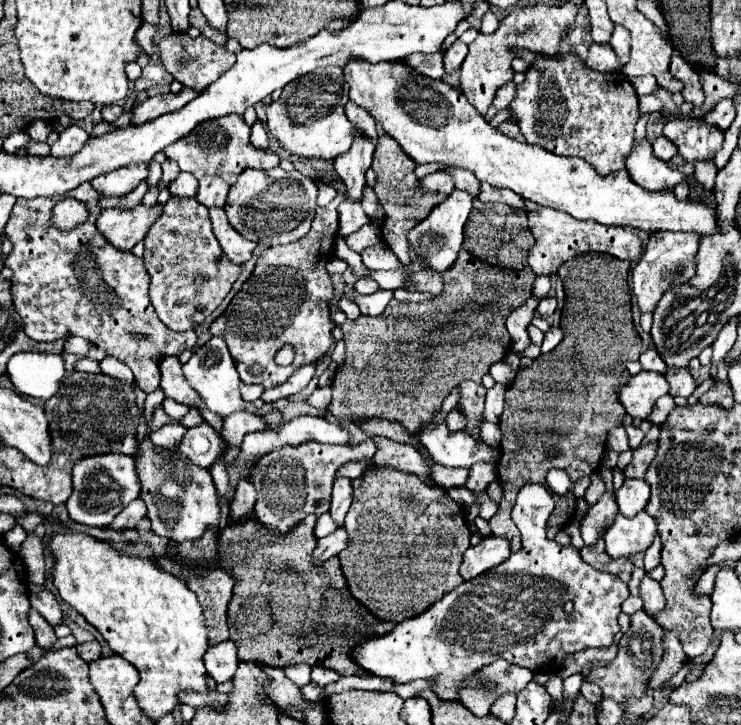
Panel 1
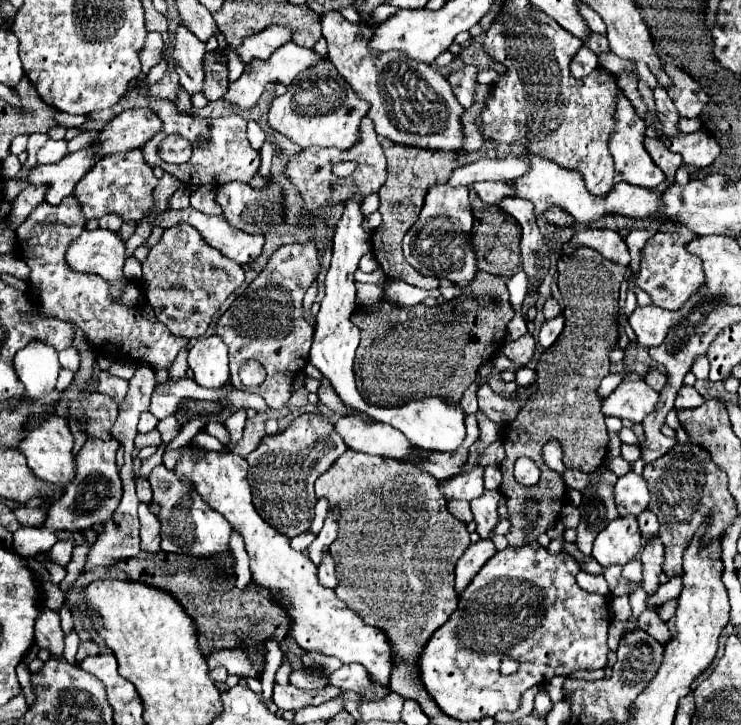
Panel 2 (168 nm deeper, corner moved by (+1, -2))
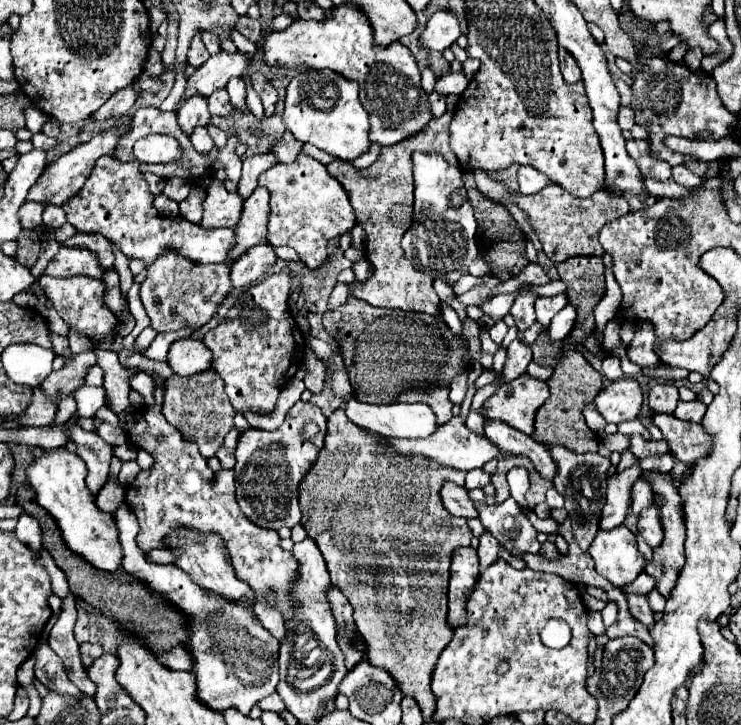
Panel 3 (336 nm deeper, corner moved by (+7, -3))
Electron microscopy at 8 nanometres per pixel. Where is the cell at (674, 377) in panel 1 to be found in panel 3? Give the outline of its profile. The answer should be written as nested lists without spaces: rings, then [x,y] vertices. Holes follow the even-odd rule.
[[[679,400],[677,402],[677,408],[675,408],[675,416],[681,418],[681,420],[689,420],[689,422],[701,422],[703,416],[705,416],[705,404],[701,400],[693,400],[693,402],[683,402]]]

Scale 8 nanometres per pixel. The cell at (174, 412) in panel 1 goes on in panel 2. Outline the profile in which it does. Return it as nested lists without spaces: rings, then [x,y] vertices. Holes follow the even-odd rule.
[[[185,377],[181,381],[165,381],[159,383],[151,395],[151,407],[149,411],[157,417],[157,419],[165,419],[169,415],[175,413],[175,407],[181,399],[197,399],[217,401],[227,395],[227,387],[221,389],[208,389],[199,387],[193,379]]]

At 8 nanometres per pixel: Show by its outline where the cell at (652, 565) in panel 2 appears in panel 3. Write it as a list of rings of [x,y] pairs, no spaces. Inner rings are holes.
[[[653,504],[651,508],[643,510],[643,514],[639,516],[639,534],[643,536],[643,540],[651,546],[651,548],[657,548],[663,540],[663,528],[661,528],[661,522],[659,522],[659,512],[657,512],[657,506]]]

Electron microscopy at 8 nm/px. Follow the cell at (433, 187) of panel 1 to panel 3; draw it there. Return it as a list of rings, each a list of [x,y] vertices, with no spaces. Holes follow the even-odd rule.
[[[519,166],[517,180],[521,184],[521,192],[525,194],[539,192],[541,188],[545,188],[545,184],[551,184],[551,180],[547,180],[541,172],[533,170],[533,166]]]

